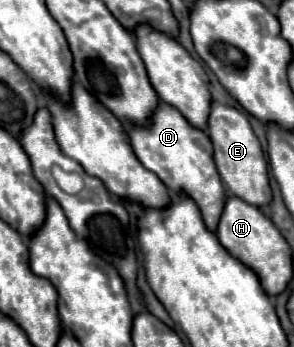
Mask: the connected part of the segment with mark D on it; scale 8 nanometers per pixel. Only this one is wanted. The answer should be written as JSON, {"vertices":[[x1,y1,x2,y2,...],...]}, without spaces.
{"vertices":[[161,102,159,108,153,112,147,128,133,126,129,130,129,140,131,140,131,146,133,146,139,162,147,170,155,172,173,194,183,194,183,196,189,196,191,200,195,200,195,204,199,206,199,210,203,214,205,226,211,232,215,232,223,206,225,206,225,200,227,200,227,192,223,188,221,176,213,162,213,146,211,146,209,136,203,130,193,128,181,116,179,110]]}

